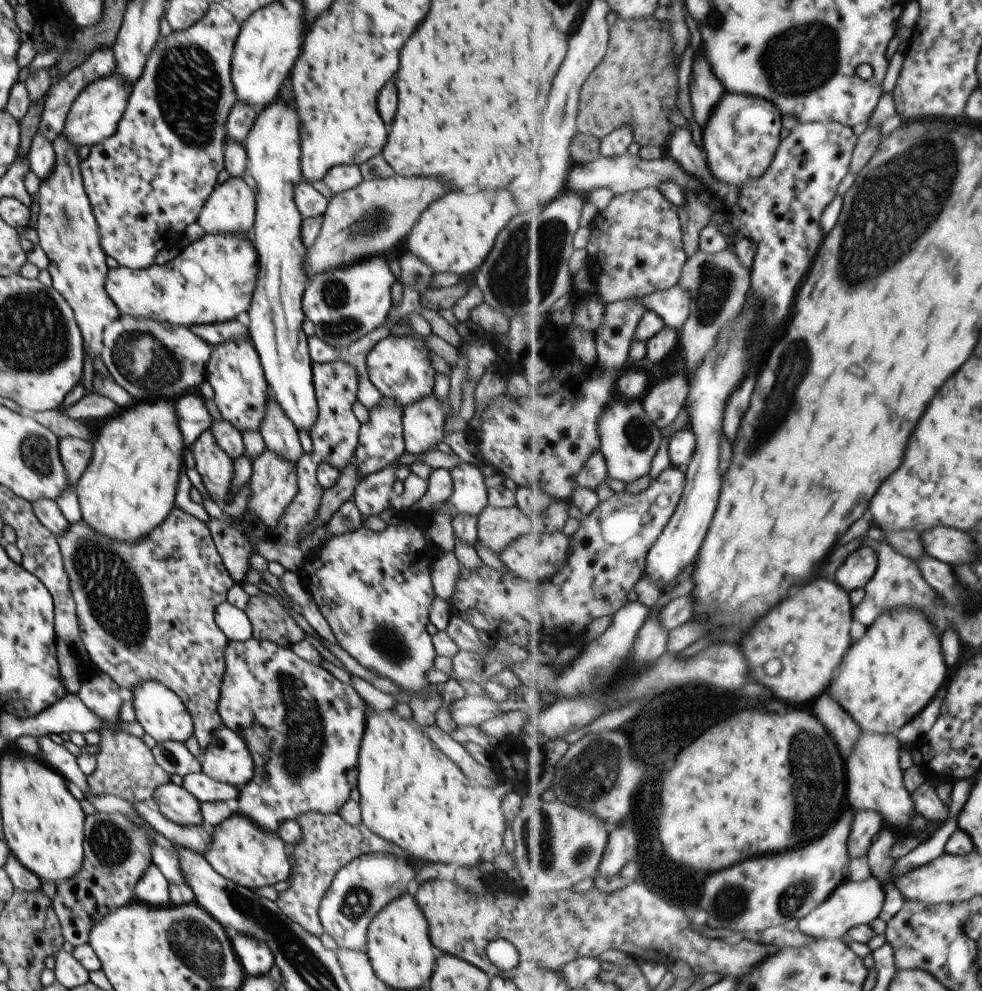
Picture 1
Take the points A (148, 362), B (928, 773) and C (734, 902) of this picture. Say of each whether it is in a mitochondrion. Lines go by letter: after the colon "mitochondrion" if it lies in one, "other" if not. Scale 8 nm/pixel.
A: mitochondrion
B: other
C: mitochondrion

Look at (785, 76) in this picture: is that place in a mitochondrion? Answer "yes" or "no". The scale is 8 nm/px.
yes

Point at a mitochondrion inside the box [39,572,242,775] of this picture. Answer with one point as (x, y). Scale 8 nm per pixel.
(168, 756)

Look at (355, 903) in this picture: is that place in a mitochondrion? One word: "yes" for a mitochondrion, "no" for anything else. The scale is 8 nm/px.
yes

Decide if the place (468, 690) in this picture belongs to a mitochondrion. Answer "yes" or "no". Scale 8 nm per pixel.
no

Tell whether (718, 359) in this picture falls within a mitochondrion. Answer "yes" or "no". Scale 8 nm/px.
yes

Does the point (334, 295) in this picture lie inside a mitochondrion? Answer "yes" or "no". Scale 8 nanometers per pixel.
yes

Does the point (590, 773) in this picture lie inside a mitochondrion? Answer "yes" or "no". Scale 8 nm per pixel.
yes

